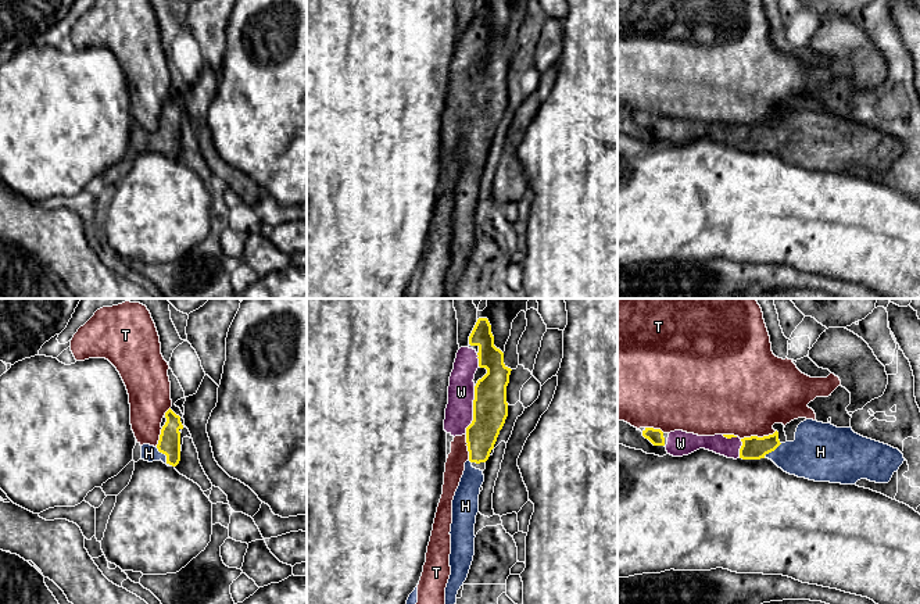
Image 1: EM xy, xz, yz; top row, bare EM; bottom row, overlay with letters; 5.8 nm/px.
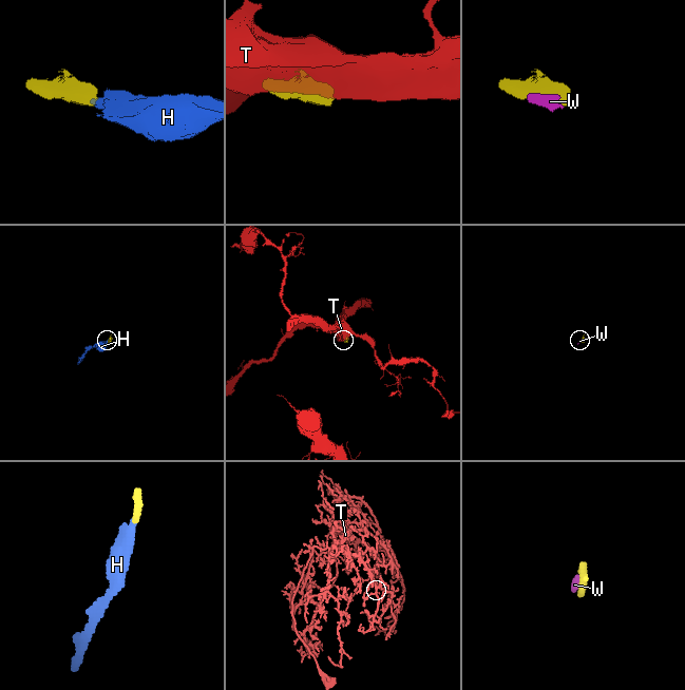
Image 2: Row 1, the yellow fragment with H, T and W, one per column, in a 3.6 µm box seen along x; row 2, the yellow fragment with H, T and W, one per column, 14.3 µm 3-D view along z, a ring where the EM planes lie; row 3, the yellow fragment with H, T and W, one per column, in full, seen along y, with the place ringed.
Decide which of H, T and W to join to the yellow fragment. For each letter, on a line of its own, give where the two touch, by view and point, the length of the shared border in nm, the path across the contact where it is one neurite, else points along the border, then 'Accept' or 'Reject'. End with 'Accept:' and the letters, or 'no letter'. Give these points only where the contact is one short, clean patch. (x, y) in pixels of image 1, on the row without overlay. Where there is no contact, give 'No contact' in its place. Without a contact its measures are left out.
H: Touches yellow at xy (167, 146). Shared border 150 nm. Path across: xy (169, 128), (167, 146), (149, 142). Accept
T: Touches yellow at yz (756, 125). Shared border 220 nm. Reject
W: Touches yellow at xz (473, 99). Shared border 280 nm. Path across: xz (490, 97), (473, 99), (461, 81). Accept
Accept: H, W

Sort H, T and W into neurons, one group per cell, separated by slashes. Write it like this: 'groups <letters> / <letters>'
groups H W / T

